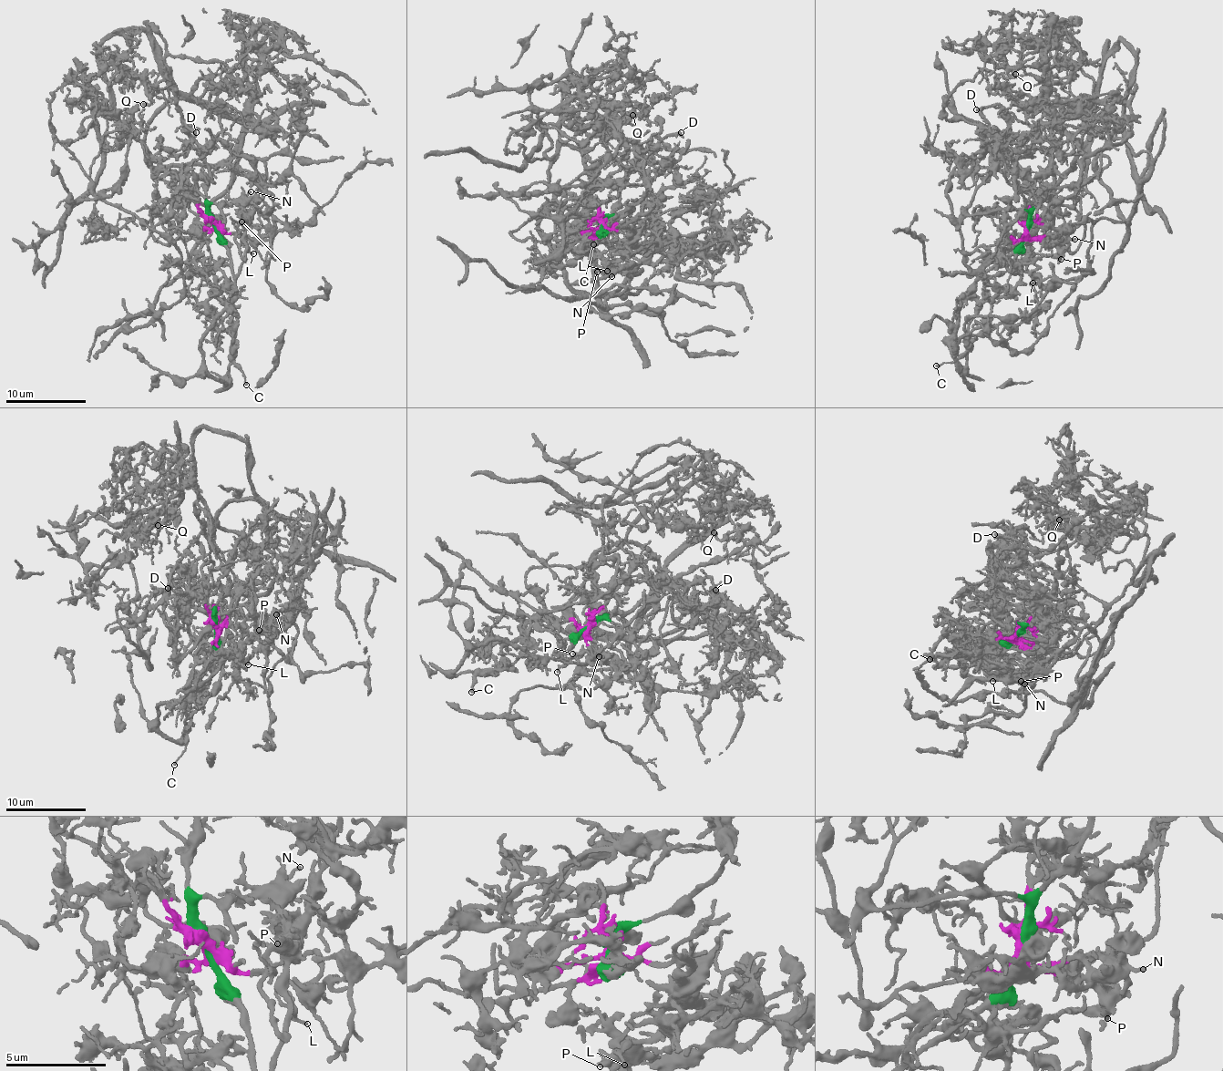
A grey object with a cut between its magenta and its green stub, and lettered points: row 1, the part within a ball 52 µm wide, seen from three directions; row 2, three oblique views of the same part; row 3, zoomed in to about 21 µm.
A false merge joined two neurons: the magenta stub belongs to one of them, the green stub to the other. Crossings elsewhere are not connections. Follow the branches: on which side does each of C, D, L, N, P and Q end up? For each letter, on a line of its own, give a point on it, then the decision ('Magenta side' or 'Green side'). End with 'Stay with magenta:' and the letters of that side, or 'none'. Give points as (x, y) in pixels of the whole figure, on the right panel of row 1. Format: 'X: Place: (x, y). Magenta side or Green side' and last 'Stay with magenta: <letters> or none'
C: Place: (936, 365). Green side
D: Place: (976, 109). Magenta side
L: Place: (1032, 283). Magenta side
N: Place: (1074, 239). Magenta side
P: Place: (1061, 259). Magenta side
Q: Place: (1015, 74). Magenta side
Stay with magenta: D, L, N, P, Q

